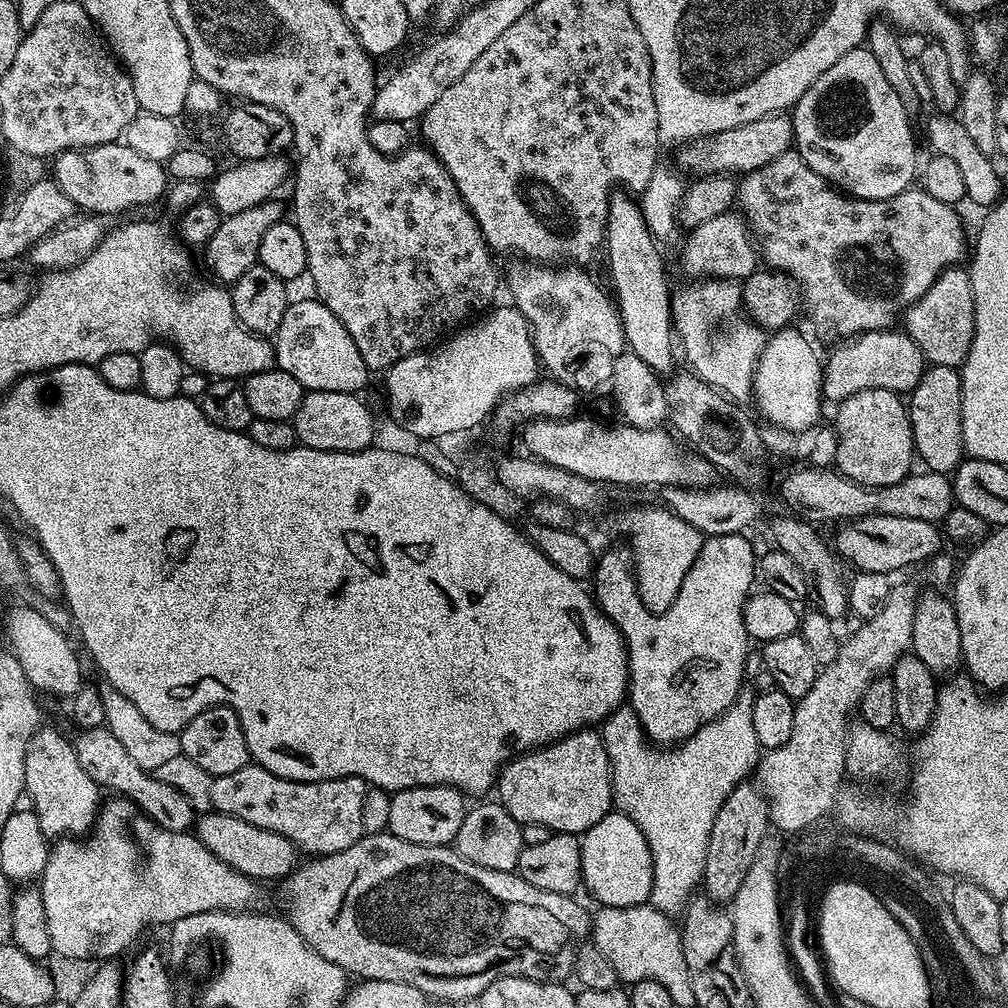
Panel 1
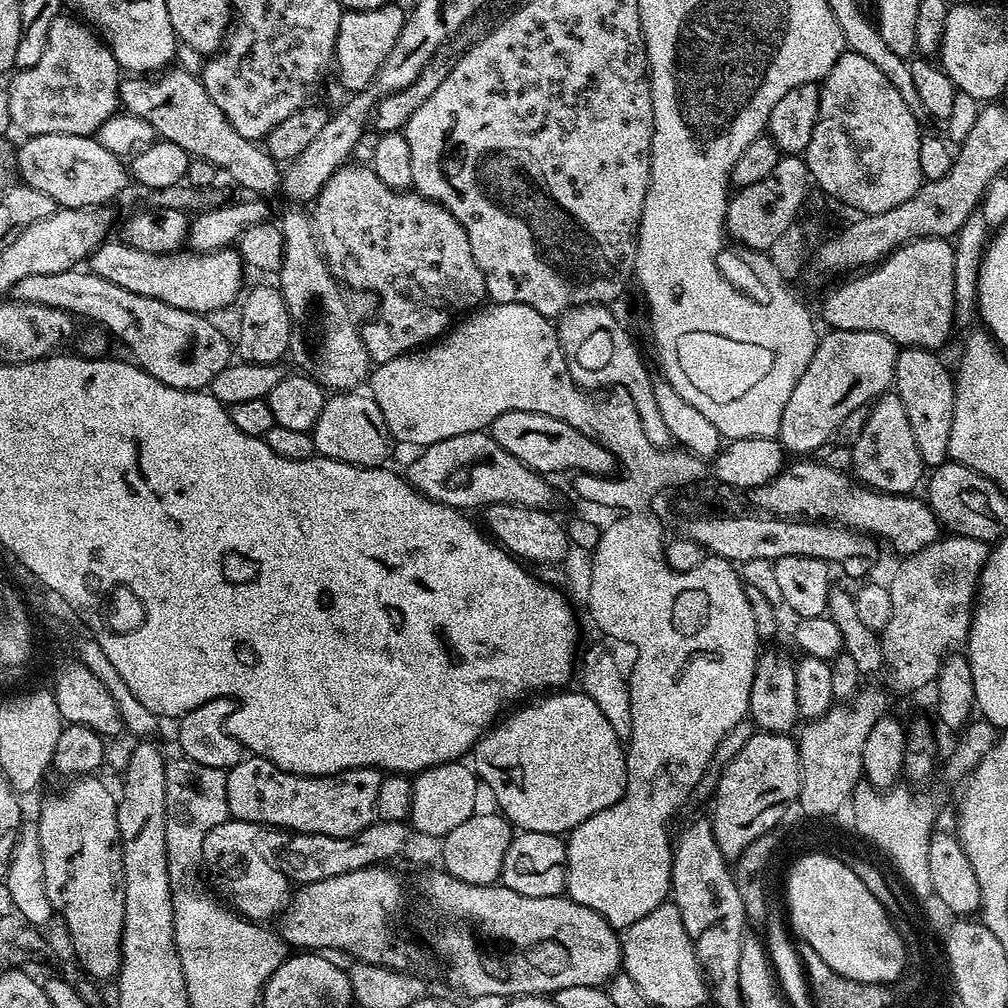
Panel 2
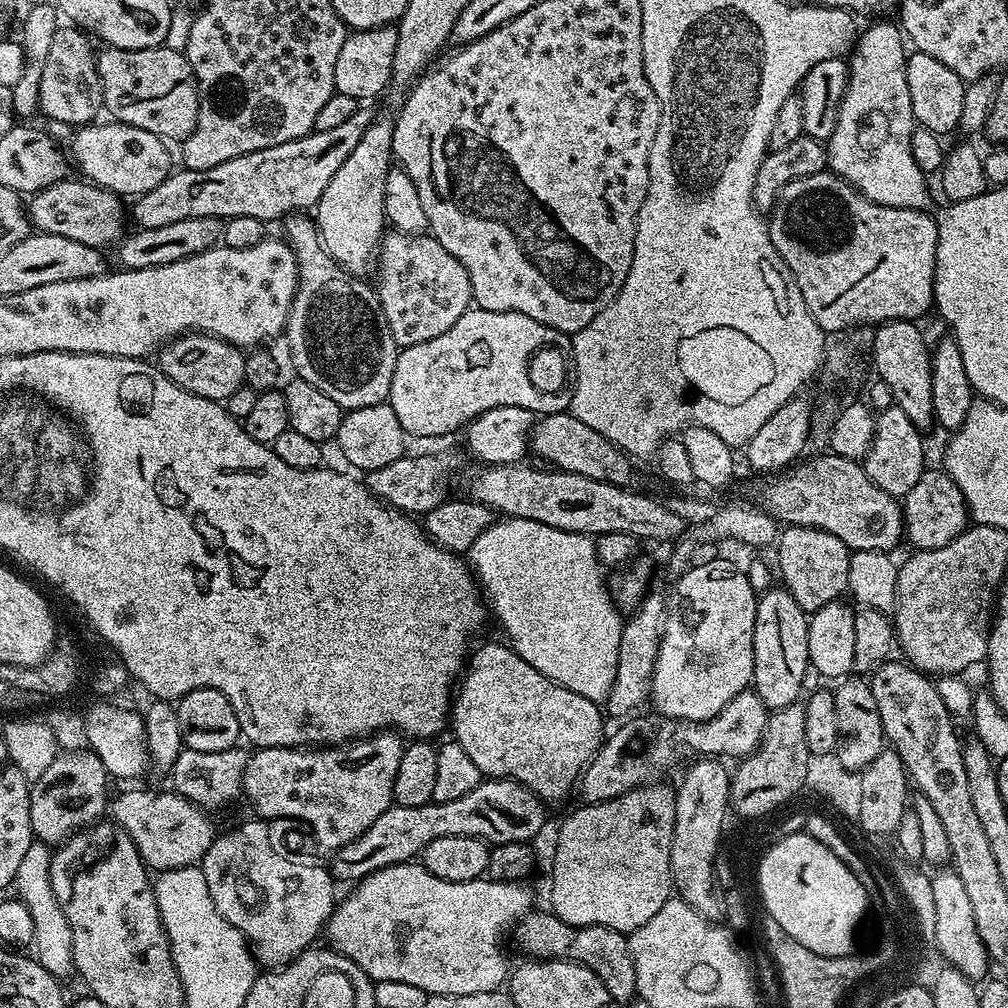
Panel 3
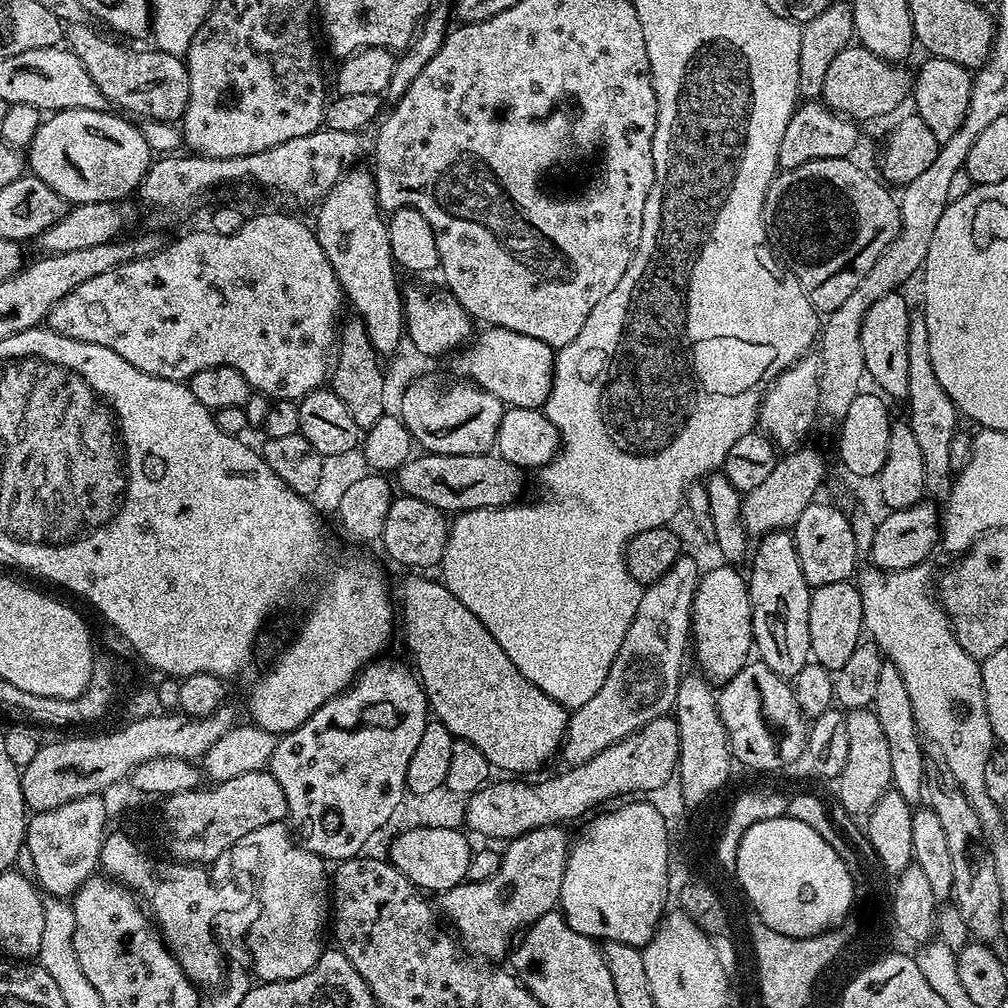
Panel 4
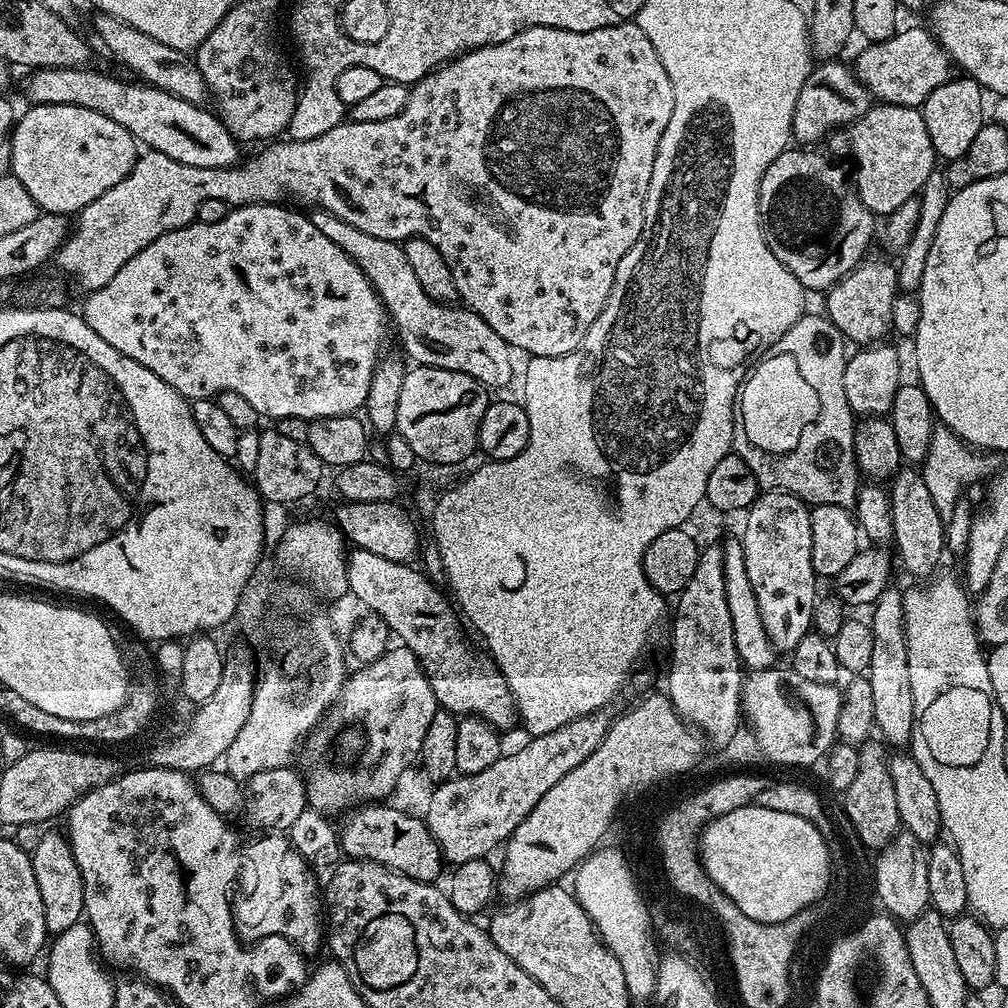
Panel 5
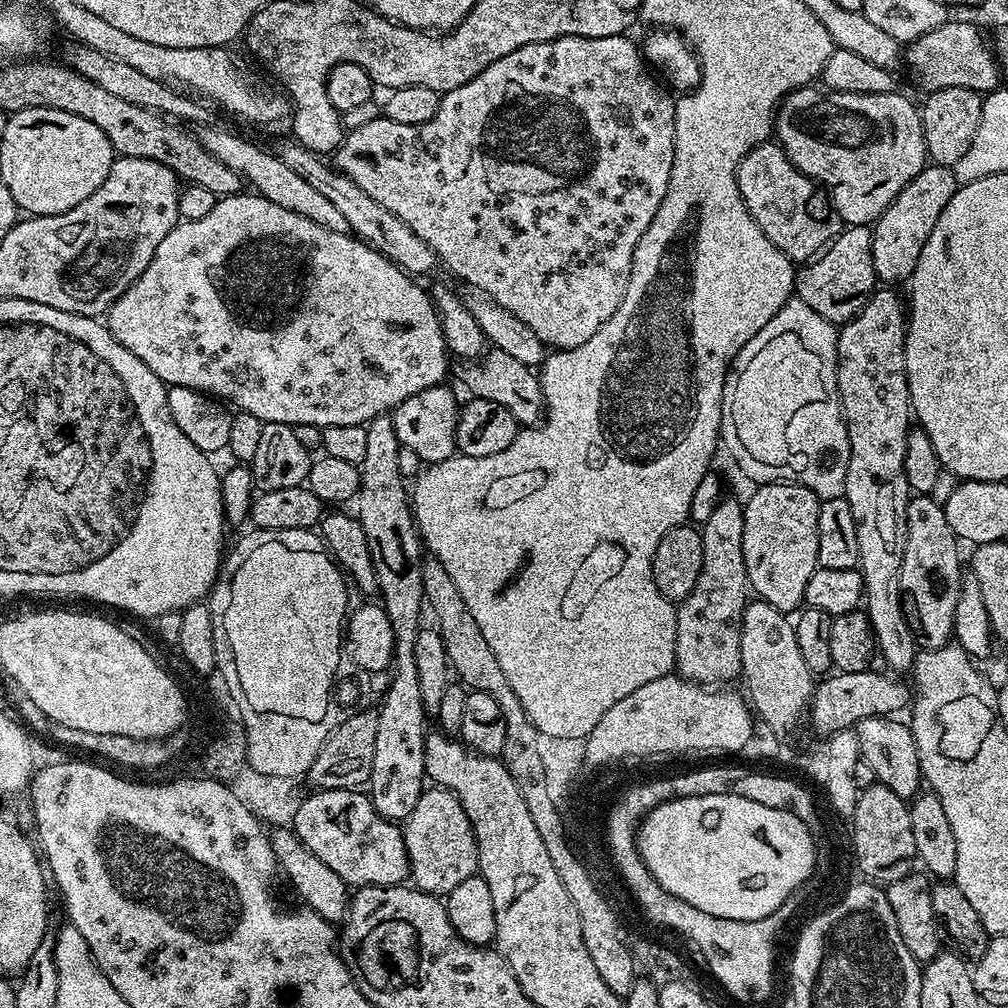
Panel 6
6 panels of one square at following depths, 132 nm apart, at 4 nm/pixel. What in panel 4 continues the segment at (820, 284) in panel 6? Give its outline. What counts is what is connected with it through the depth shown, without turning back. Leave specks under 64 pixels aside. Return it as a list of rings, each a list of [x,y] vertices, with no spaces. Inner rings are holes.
[[[900,292],[886,294],[886,298],[878,298],[866,312],[862,324],[862,358],[864,370],[869,381],[877,384],[885,397],[907,401],[908,389],[912,386],[912,367],[910,366],[910,318],[913,313],[903,300]]]

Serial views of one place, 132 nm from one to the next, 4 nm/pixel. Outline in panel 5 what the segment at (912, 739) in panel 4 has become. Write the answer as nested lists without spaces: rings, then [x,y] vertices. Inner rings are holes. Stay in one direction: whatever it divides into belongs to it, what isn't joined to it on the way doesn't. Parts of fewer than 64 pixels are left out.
[[[890,586],[871,605],[870,612],[874,650],[871,651],[866,678],[874,697],[875,731],[885,745],[904,750],[911,745],[914,730],[914,694],[910,694],[910,654],[904,629],[904,592]]]

